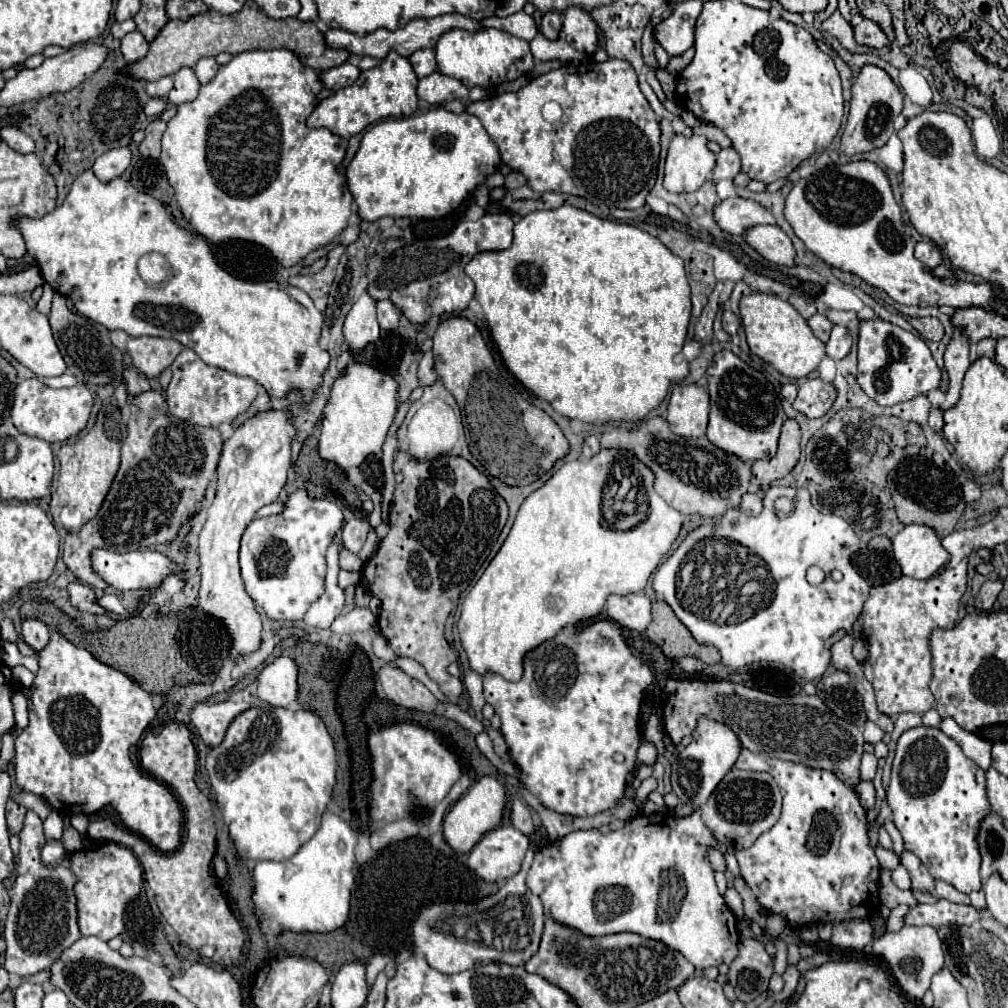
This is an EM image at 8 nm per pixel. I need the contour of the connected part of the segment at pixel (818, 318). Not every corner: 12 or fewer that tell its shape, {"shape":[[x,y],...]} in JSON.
{"shape":[[815,314],[807,320],[813,334],[821,340],[829,340],[833,324]]}

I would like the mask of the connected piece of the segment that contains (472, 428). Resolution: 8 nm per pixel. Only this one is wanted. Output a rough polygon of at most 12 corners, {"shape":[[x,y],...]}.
{"shape":[[465,316],[433,334],[471,454],[511,486],[567,454]]}

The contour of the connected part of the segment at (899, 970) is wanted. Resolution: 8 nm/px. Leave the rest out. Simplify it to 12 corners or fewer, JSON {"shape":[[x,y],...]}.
{"shape":[[903,926],[873,942],[911,996],[921,1000],[943,968],[931,926]]}

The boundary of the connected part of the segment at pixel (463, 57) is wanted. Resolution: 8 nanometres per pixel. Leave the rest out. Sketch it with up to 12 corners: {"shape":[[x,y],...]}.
{"shape":[[497,28],[449,30],[439,72],[467,88],[517,80],[529,42]]}

